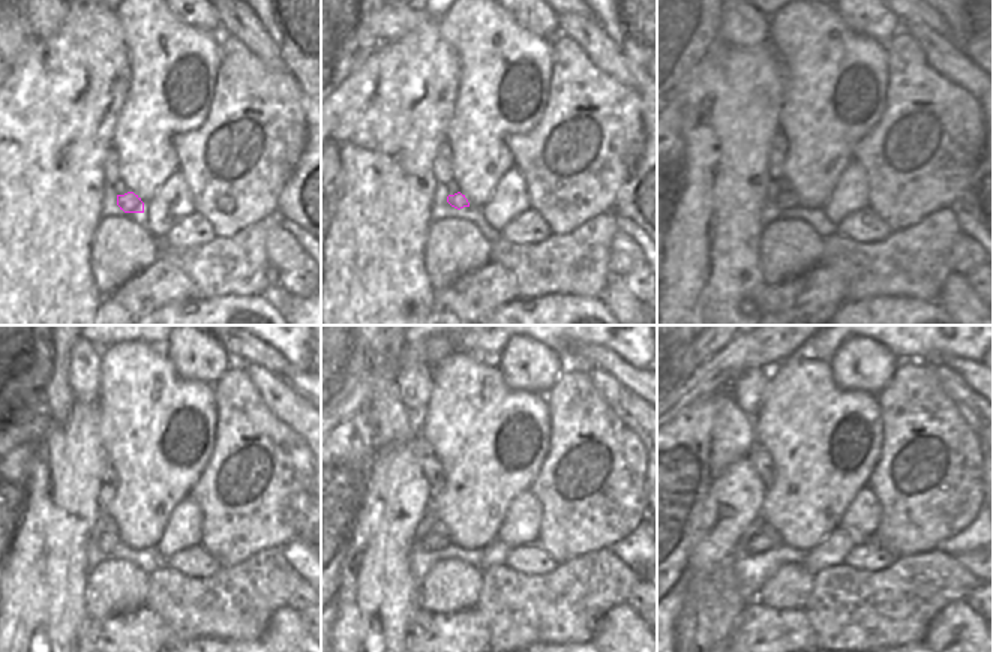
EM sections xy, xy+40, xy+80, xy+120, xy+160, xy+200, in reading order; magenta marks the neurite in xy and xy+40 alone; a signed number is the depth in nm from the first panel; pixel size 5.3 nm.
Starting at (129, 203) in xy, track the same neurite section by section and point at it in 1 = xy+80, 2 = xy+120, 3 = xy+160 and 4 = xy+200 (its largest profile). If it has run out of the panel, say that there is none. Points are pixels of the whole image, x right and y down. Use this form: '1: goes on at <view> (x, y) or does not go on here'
1: goes on at xy+80 (786, 200)
2: goes on at xy+120 (107, 541)
3: goes on at xy+160 (438, 541)
4: goes on at xy+200 (773, 535)

